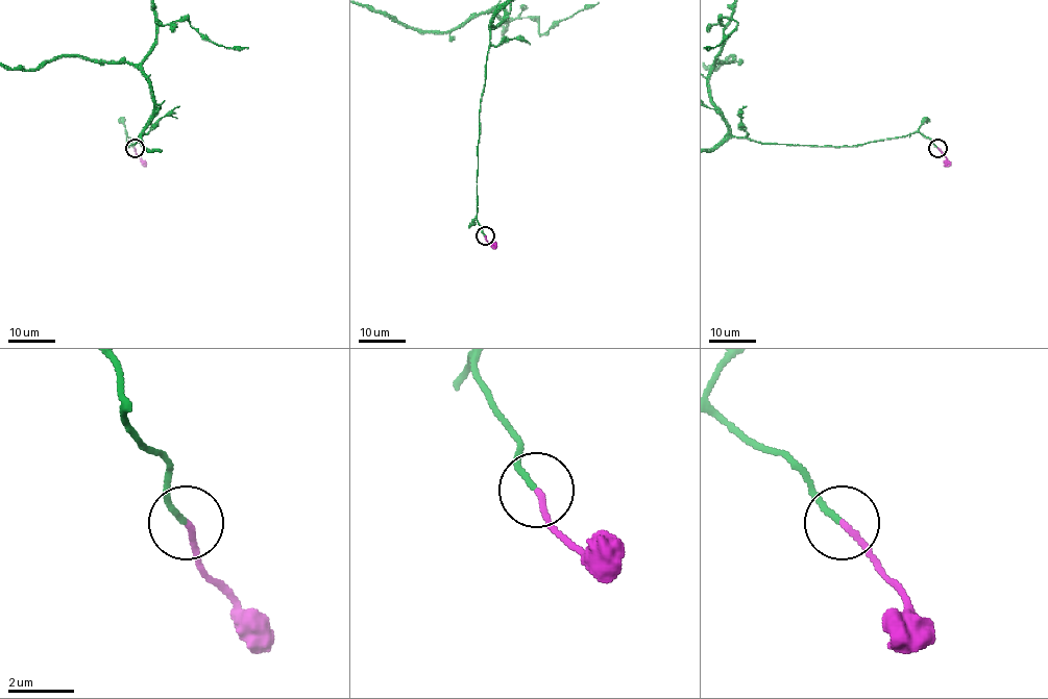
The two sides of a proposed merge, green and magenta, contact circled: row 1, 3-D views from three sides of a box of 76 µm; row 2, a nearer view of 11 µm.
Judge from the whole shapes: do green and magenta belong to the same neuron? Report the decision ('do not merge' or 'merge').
merge

